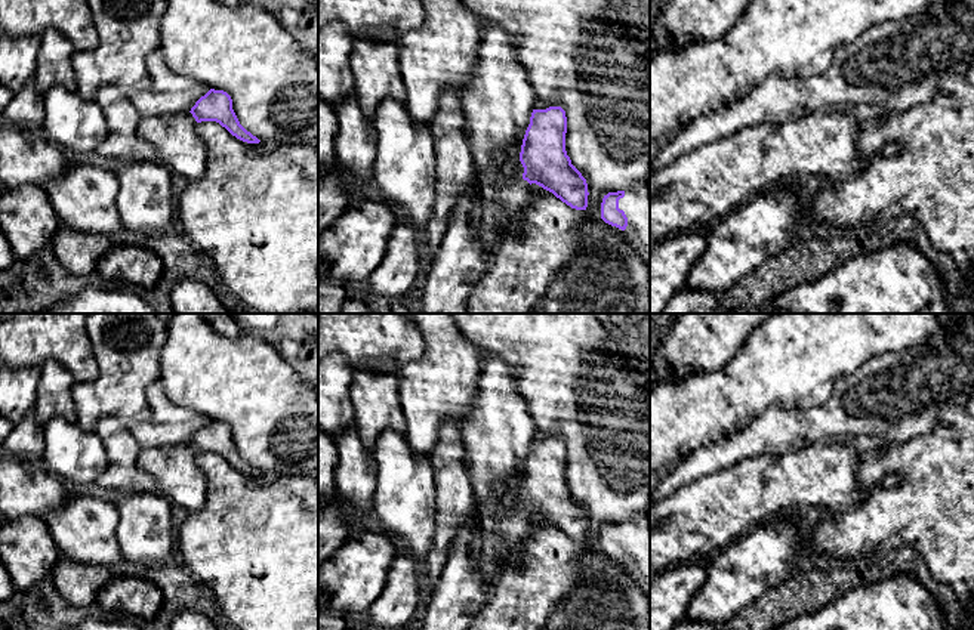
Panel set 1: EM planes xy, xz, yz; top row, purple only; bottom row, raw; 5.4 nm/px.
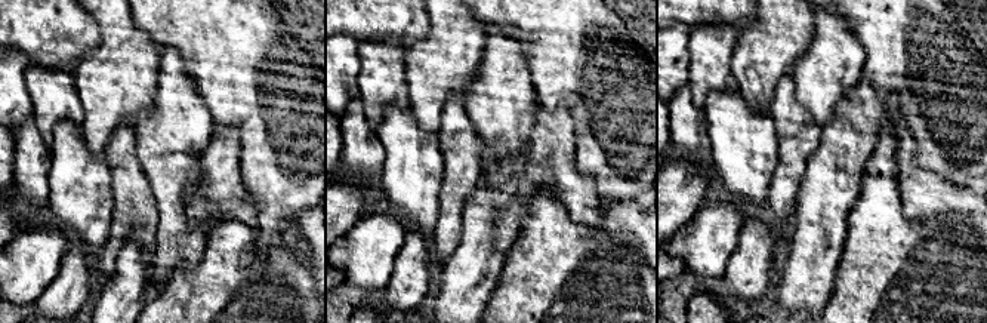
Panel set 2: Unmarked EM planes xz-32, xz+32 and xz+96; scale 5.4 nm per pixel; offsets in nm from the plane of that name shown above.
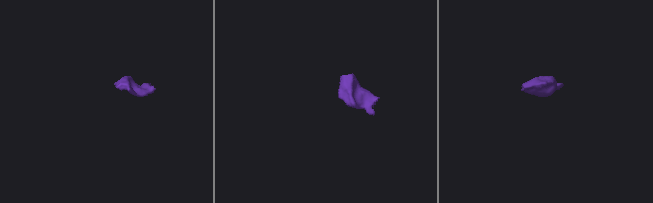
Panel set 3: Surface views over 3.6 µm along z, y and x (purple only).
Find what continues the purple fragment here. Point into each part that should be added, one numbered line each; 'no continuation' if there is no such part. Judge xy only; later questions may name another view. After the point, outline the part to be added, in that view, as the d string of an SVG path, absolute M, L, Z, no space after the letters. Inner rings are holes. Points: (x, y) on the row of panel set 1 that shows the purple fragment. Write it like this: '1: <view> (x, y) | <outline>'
1: xy (179, 148) | M189 111L142 117L138 133L154 146L158 161L172 175L179 173L188 182L197 182L206 173L207 157L207 148L197 133L197 124Z

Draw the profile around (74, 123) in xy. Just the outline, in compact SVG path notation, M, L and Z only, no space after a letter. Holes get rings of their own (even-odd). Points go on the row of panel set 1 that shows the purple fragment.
M52 86L41 96L46 112L43 136L73 152L96 151L108 129L101 105L62 86Z

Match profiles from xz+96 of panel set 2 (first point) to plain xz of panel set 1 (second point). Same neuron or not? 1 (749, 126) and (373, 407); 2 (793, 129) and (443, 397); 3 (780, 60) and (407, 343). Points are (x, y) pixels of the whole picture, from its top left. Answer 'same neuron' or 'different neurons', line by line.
1: different neurons
2: different neurons
3: different neurons

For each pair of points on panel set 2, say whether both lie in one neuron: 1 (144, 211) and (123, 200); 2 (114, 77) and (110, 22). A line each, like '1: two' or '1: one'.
1: one
2: one

